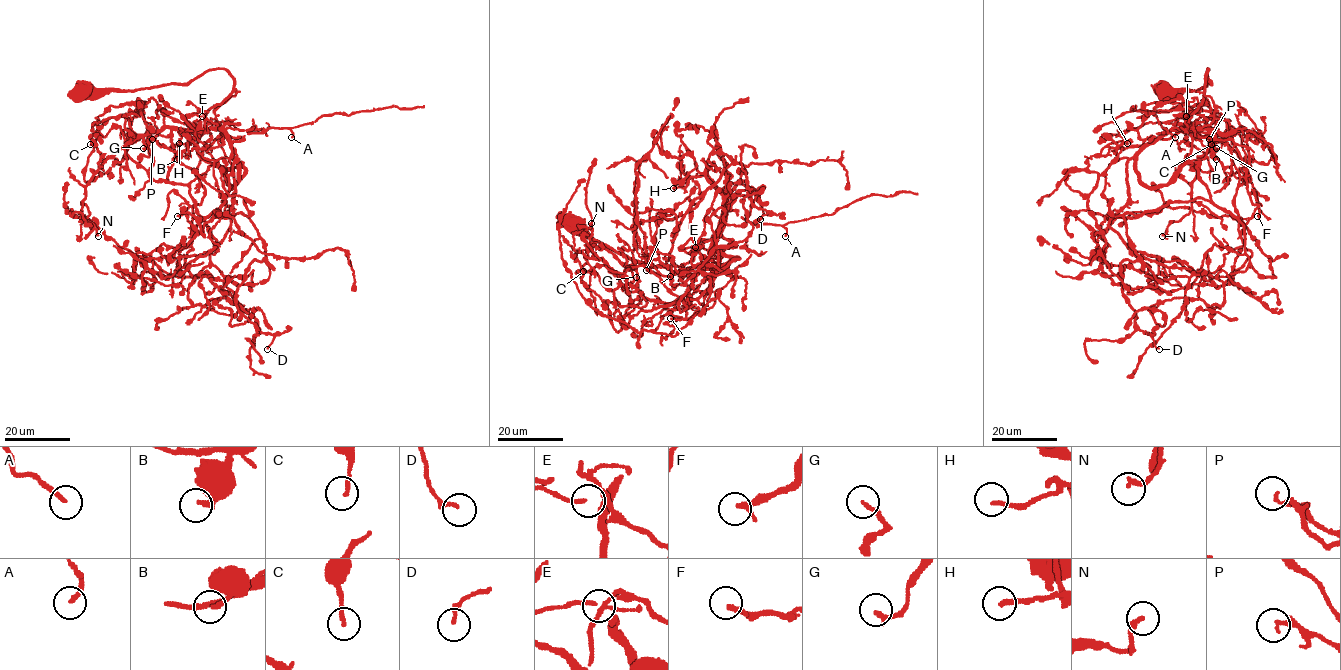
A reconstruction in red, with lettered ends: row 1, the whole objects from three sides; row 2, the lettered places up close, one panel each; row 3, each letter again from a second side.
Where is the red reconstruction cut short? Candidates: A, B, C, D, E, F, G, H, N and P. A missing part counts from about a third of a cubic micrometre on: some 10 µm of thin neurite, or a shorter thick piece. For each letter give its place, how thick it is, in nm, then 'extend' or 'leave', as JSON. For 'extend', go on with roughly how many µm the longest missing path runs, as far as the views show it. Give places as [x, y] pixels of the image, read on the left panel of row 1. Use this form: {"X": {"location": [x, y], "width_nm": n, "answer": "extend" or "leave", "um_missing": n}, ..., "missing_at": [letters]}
{"A": {"location": [291, 137], "width_nm": 200, "answer": "extend", "um_missing": 20}, "B": {"location": [177, 159], "width_nm": 220, "answer": "leave"}, "C": {"location": [90, 144], "width_nm": 180, "answer": "leave"}, "D": {"location": [267, 349], "width_nm": 190, "answer": "leave"}, "E": {"location": [202, 116], "width_nm": 120, "answer": "leave"}, "F": {"location": [177, 216], "width_nm": 240, "answer": "leave"}, "G": {"location": [143, 148], "width_nm": 200, "answer": "leave"}, "H": {"location": [179, 143], "width_nm": 200, "answer": "leave"}, "N": {"location": [98, 236], "width_nm": 240, "answer": "leave"}, "P": {"location": [152, 139], "width_nm": 190, "answer": "leave"}, "missing_at": ["A"]}

